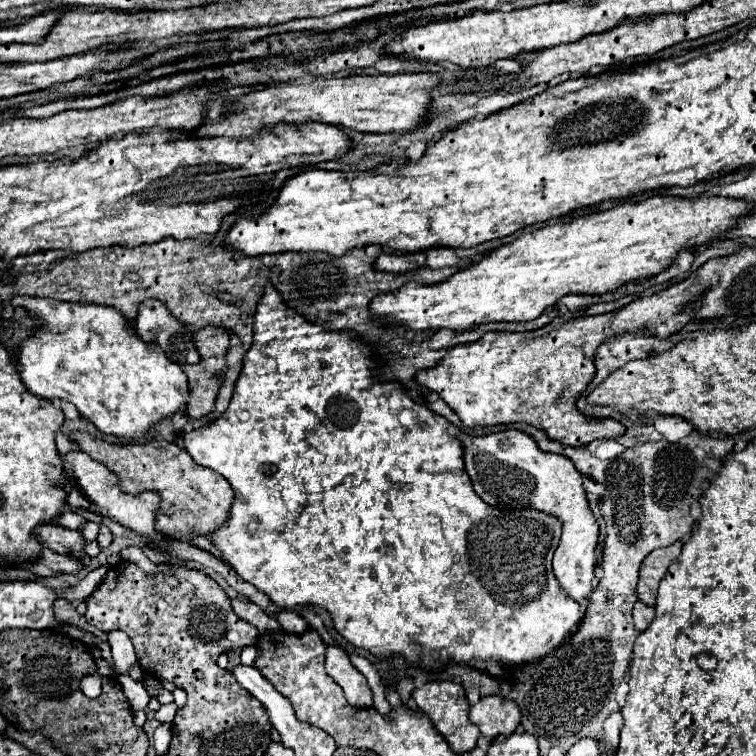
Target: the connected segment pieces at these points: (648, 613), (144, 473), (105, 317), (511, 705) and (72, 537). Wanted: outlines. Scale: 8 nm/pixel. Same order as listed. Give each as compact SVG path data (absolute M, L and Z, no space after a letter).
M638 601L636 605L634 605L634 625L636 625L636 629L638 631L644 631L650 623L652 623L652 619L654 619L654 607L648 607L648 605L644 605L642 601Z
M72 431L70 439L76 441L80 449L88 453L94 461L104 463L118 477L120 489L124 493L140 495L144 491L156 491L160 495L160 507L154 517L154 527L162 531L166 537L178 541L192 541L196 535L210 537L216 525L226 521L228 509L234 501L232 487L216 471L198 465L188 455L188 451L178 447L176 443L152 439L144 445L116 445L96 439L84 431Z
M12 297L12 305L14 307L22 307L26 309L32 317L40 319L40 327L36 327L36 331L26 337L20 345L20 353L18 353L18 363L20 363L20 377L22 377L22 383L28 387L28 391L32 391L34 395L38 397L44 397L44 399L64 399L68 403L72 403L82 417L90 419L102 433L110 433L110 435L116 435L116 437L140 437L144 435L154 423L162 421L164 417L170 417L178 411L182 411L182 405L188 401L188 377L184 373L184 369L178 365L178 363L172 363L166 353L160 349L158 343L146 343L142 341L142 337L136 333L134 327L130 327L130 323L126 321L126 317L114 309L114 307L98 307L98 305L88 305L88 303L66 303L66 301L56 301L56 299L40 299L40 297Z
M490 695L470 707L470 721L480 727L488 741L492 741L496 735L510 735L516 731L520 723L520 709L512 699Z
M38 525L34 529L34 537L48 549L52 549L54 553L62 553L62 555L80 555L84 553L84 537L80 531L72 531L72 529L64 529L58 525Z

